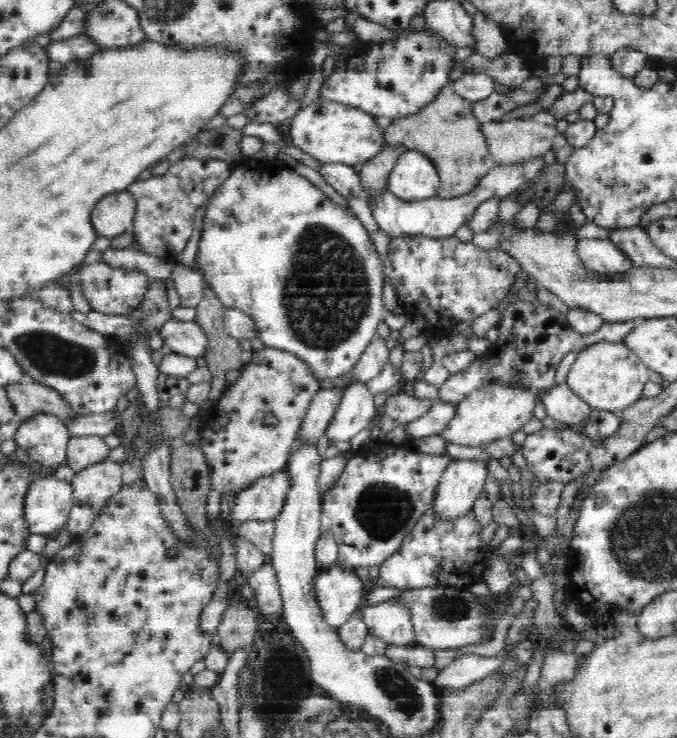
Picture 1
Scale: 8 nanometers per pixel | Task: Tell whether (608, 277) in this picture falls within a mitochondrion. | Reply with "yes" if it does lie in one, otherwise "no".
no

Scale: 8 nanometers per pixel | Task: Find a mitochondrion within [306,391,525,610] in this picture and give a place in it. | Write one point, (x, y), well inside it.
(383, 509)

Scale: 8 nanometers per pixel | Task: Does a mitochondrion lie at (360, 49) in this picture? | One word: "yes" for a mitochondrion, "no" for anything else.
no

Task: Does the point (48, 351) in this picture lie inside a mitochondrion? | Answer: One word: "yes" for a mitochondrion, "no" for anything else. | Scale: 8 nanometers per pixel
yes

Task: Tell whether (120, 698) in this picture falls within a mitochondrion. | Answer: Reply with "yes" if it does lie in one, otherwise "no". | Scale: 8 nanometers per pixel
no

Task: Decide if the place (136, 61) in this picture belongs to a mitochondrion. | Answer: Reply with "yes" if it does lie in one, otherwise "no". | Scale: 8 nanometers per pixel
no

